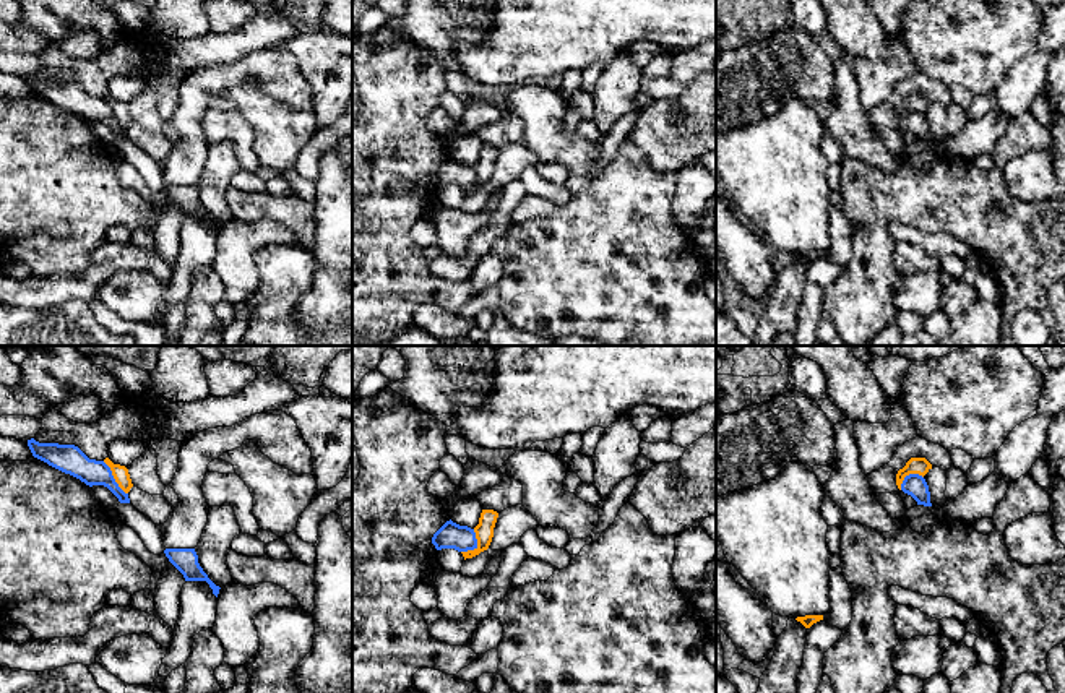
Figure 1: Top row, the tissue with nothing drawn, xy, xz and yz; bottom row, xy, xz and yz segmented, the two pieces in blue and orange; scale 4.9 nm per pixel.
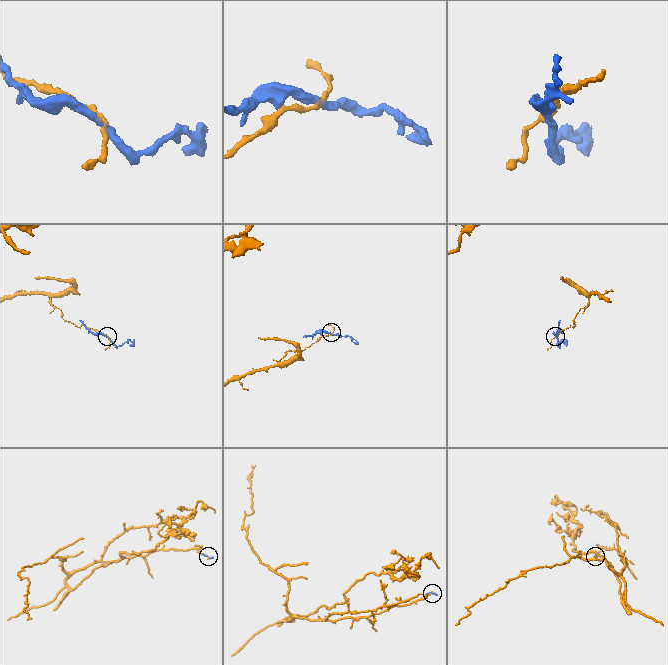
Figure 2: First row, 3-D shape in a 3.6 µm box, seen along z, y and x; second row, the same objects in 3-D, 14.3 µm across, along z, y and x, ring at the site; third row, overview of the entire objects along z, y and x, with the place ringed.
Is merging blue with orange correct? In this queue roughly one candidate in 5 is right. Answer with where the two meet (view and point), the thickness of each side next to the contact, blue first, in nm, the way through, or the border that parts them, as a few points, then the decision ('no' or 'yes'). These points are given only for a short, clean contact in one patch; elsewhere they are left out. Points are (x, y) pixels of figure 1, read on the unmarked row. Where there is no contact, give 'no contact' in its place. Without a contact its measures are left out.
meets blue in xy at (112, 114); 140 nm thick on the blue side, 80 nm on the other; border along xy (103, 98), (114, 117), (127, 130); no

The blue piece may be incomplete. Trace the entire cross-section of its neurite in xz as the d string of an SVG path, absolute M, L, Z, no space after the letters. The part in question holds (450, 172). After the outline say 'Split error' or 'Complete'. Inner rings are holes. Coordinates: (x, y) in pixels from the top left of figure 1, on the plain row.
M451 156L446 157L432 174L432 180L437 187L455 185L458 188L468 188L477 185L477 175L474 166L459 162Z. Complete

